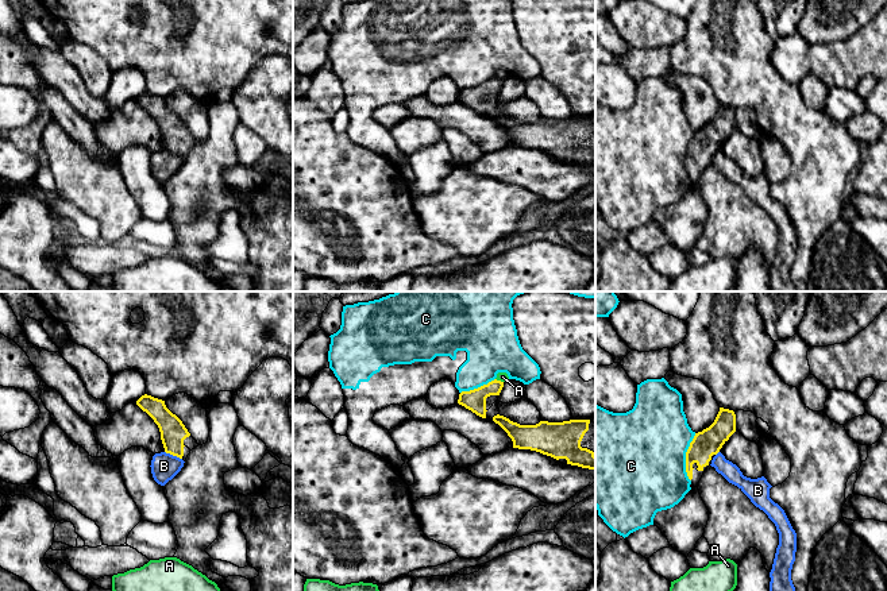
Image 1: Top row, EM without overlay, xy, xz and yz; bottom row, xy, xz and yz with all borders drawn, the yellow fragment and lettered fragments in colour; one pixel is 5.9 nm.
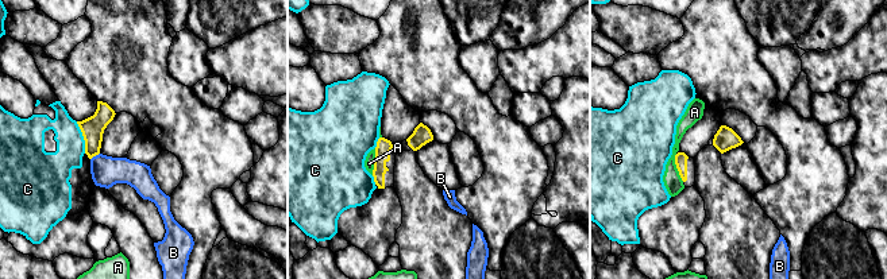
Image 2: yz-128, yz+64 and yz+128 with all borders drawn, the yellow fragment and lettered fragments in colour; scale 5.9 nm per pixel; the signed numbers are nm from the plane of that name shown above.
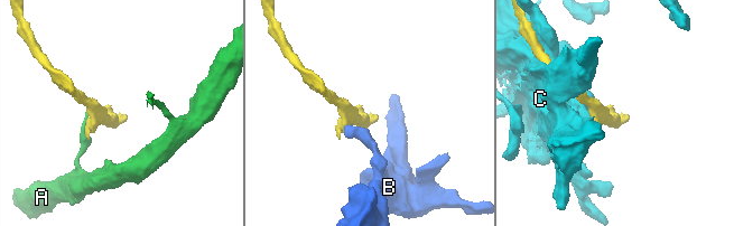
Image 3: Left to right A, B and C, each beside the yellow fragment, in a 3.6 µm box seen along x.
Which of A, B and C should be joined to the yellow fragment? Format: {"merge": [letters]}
{"merge": []}

